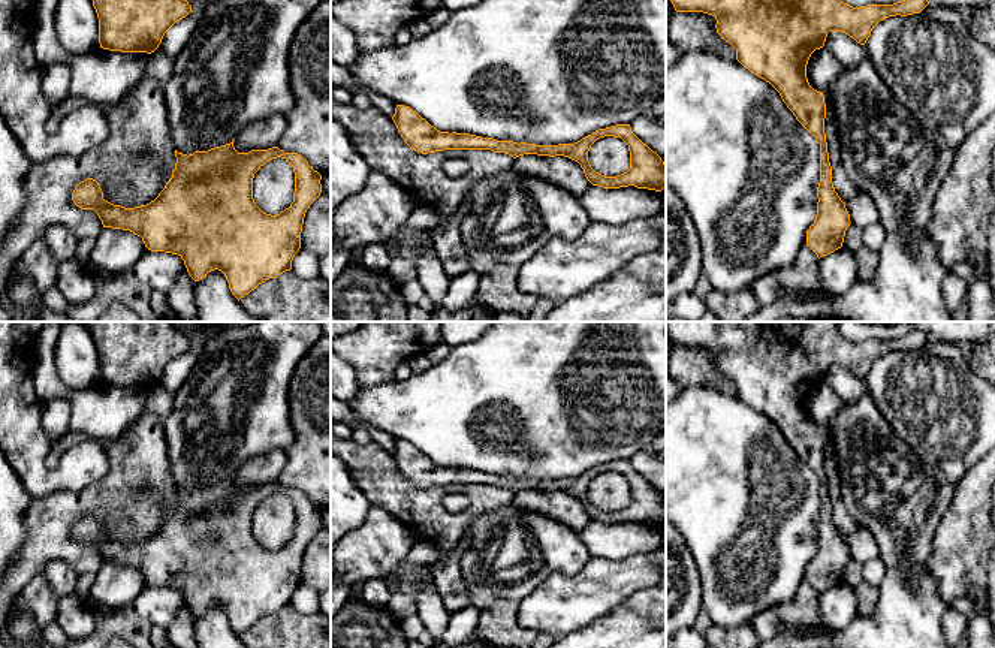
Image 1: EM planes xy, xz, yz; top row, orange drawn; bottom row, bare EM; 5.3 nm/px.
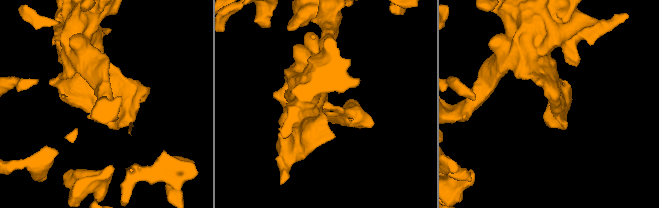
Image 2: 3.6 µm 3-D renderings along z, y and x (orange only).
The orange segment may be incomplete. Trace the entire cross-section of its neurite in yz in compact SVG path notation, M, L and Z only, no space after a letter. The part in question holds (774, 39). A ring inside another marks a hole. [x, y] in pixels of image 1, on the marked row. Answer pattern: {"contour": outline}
{"contour": "M670 0L676 12L703 12L717 19L717 33L736 49L736 60L751 73L769 82L796 120L820 144L820 183L817 216L806 230L806 245L817 257L842 247L850 214L835 192L824 133L826 103L806 78L806 64L815 49L824 46L829 31L841 31L865 45L872 28L889 16L920 13L928 0L902 0L893 4L853 7L842 0Z"}

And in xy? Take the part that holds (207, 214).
{"contour": "M232 141L230 144L208 151L195 151L189 156L175 150L175 157L177 163L172 171L172 178L166 183L159 196L147 205L135 208L114 205L103 199L103 192L93 178L87 178L75 187L72 201L82 210L94 210L103 227L130 230L141 236L145 247L151 251L178 254L195 281L205 278L206 274L214 269L221 271L229 283L232 295L238 301L266 280L292 269L292 260L301 248L305 213L322 193L322 175L314 171L301 154L284 153L278 147L238 153ZM277 157L286 159L292 165L295 172L295 193L289 208L277 216L271 216L263 213L253 199L253 178L266 162Z"}

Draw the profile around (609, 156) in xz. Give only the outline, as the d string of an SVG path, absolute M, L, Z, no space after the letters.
M600 138L591 145L588 162L596 172L604 177L621 175L630 169L628 145L621 138Z

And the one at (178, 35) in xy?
M190 12L165 33L157 49L175 58L190 40L198 22L199 15L196 12Z

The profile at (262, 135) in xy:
M272 115L266 120L253 123L235 138L233 147L238 153L277 147L286 126L287 121L284 115Z

